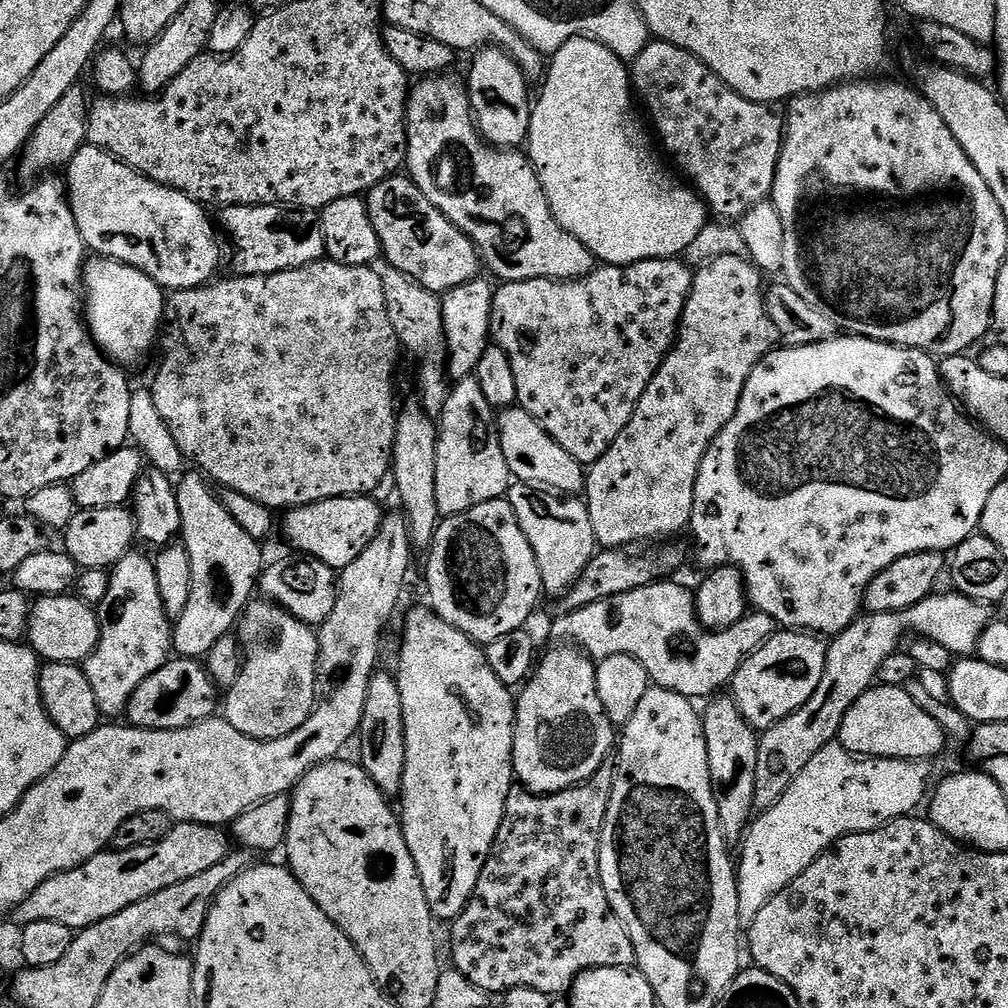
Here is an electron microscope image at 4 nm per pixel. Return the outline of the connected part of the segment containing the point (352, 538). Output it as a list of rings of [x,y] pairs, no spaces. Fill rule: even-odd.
[[[371,495],[339,496],[301,508],[289,508],[283,513],[284,520],[282,516],[284,536],[300,551],[297,553],[342,570],[350,566],[350,562],[354,562],[354,558],[358,558],[358,554],[362,554],[370,542],[374,542],[374,536],[384,521],[385,509],[380,509],[372,499]]]

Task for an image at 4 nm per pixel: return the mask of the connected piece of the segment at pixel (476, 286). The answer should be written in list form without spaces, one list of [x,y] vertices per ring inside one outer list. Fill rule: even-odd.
[[[484,278],[471,280],[443,293],[441,310],[447,344],[447,375],[453,381],[469,379],[475,373],[478,362],[482,362],[482,354],[486,354],[490,347],[490,341],[494,336],[492,303],[495,298],[493,285],[488,285]]]

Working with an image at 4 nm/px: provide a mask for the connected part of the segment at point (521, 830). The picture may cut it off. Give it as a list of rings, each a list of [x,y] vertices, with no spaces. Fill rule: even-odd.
[[[609,758],[588,780],[555,792],[549,796],[538,796],[523,786],[513,786],[506,798],[506,810],[502,818],[502,826],[494,838],[492,853],[488,856],[486,866],[482,866],[482,874],[478,878],[478,886],[474,886],[472,901],[462,910],[457,920],[451,921],[452,928],[452,960],[455,971],[461,972],[466,979],[474,982],[484,993],[503,994],[518,986],[530,986],[530,990],[542,990],[542,994],[560,998],[571,989],[572,983],[586,970],[591,968],[630,968],[635,965],[634,942],[630,942],[630,934],[626,926],[614,914],[610,902],[606,898],[606,890],[602,890],[602,874],[600,873],[600,835],[604,829],[606,810],[610,802],[610,794],[614,790],[616,777],[616,760]]]

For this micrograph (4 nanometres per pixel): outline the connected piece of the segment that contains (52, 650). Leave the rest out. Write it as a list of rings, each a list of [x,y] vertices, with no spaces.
[[[75,594],[63,596],[41,596],[32,607],[30,622],[28,623],[27,643],[33,652],[40,657],[41,661],[54,664],[80,664],[87,660],[100,641],[100,623],[96,617],[95,607],[82,602]]]

